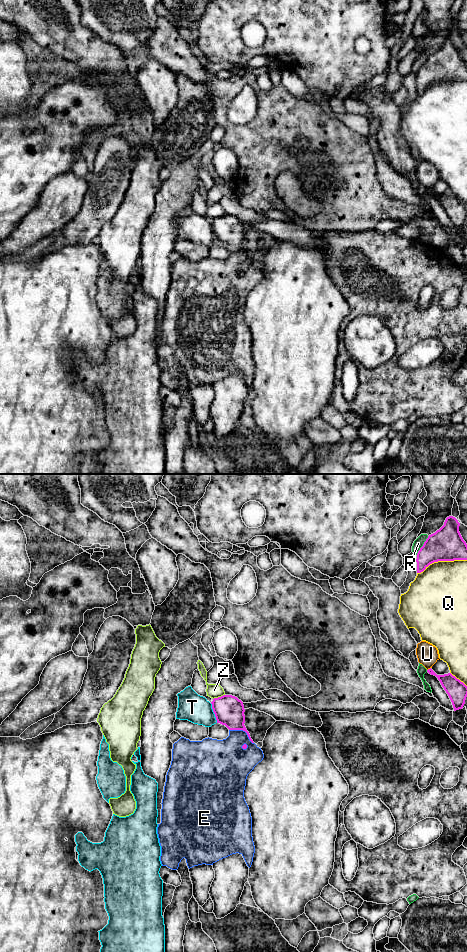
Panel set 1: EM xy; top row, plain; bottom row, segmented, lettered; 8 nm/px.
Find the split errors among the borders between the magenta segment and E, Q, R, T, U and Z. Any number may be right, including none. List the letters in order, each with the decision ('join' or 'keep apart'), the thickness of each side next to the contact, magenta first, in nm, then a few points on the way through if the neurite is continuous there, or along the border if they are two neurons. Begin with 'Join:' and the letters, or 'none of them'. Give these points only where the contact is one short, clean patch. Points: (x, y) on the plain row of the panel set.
Join: none of them
E: keep apart | 240/280 nm
Q: keep apart | 280/440 nm
R: keep apart | 280/80 nm
T: keep apart | 240/220 nm | along xy (210, 223), (217, 242)
U: keep apart | 140/170 nm
Z: keep apart | 240/110 nm | along xy (224, 214), (213, 219)

